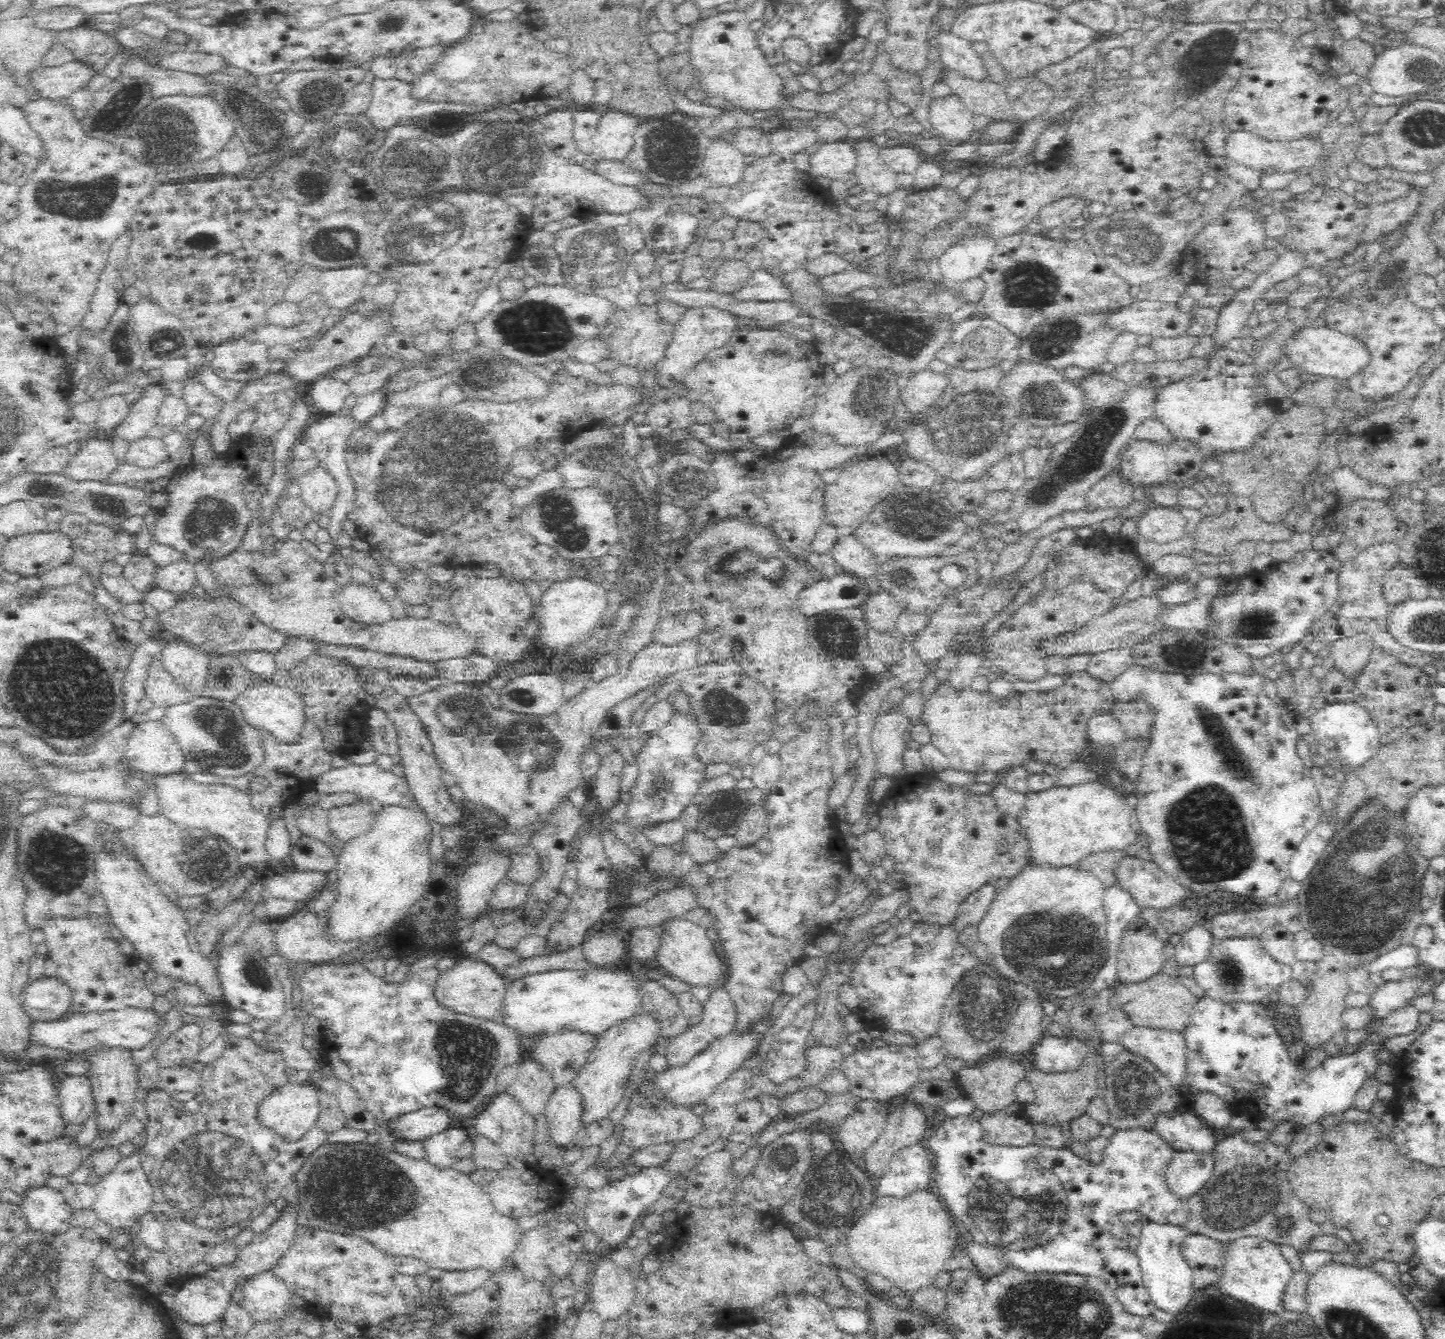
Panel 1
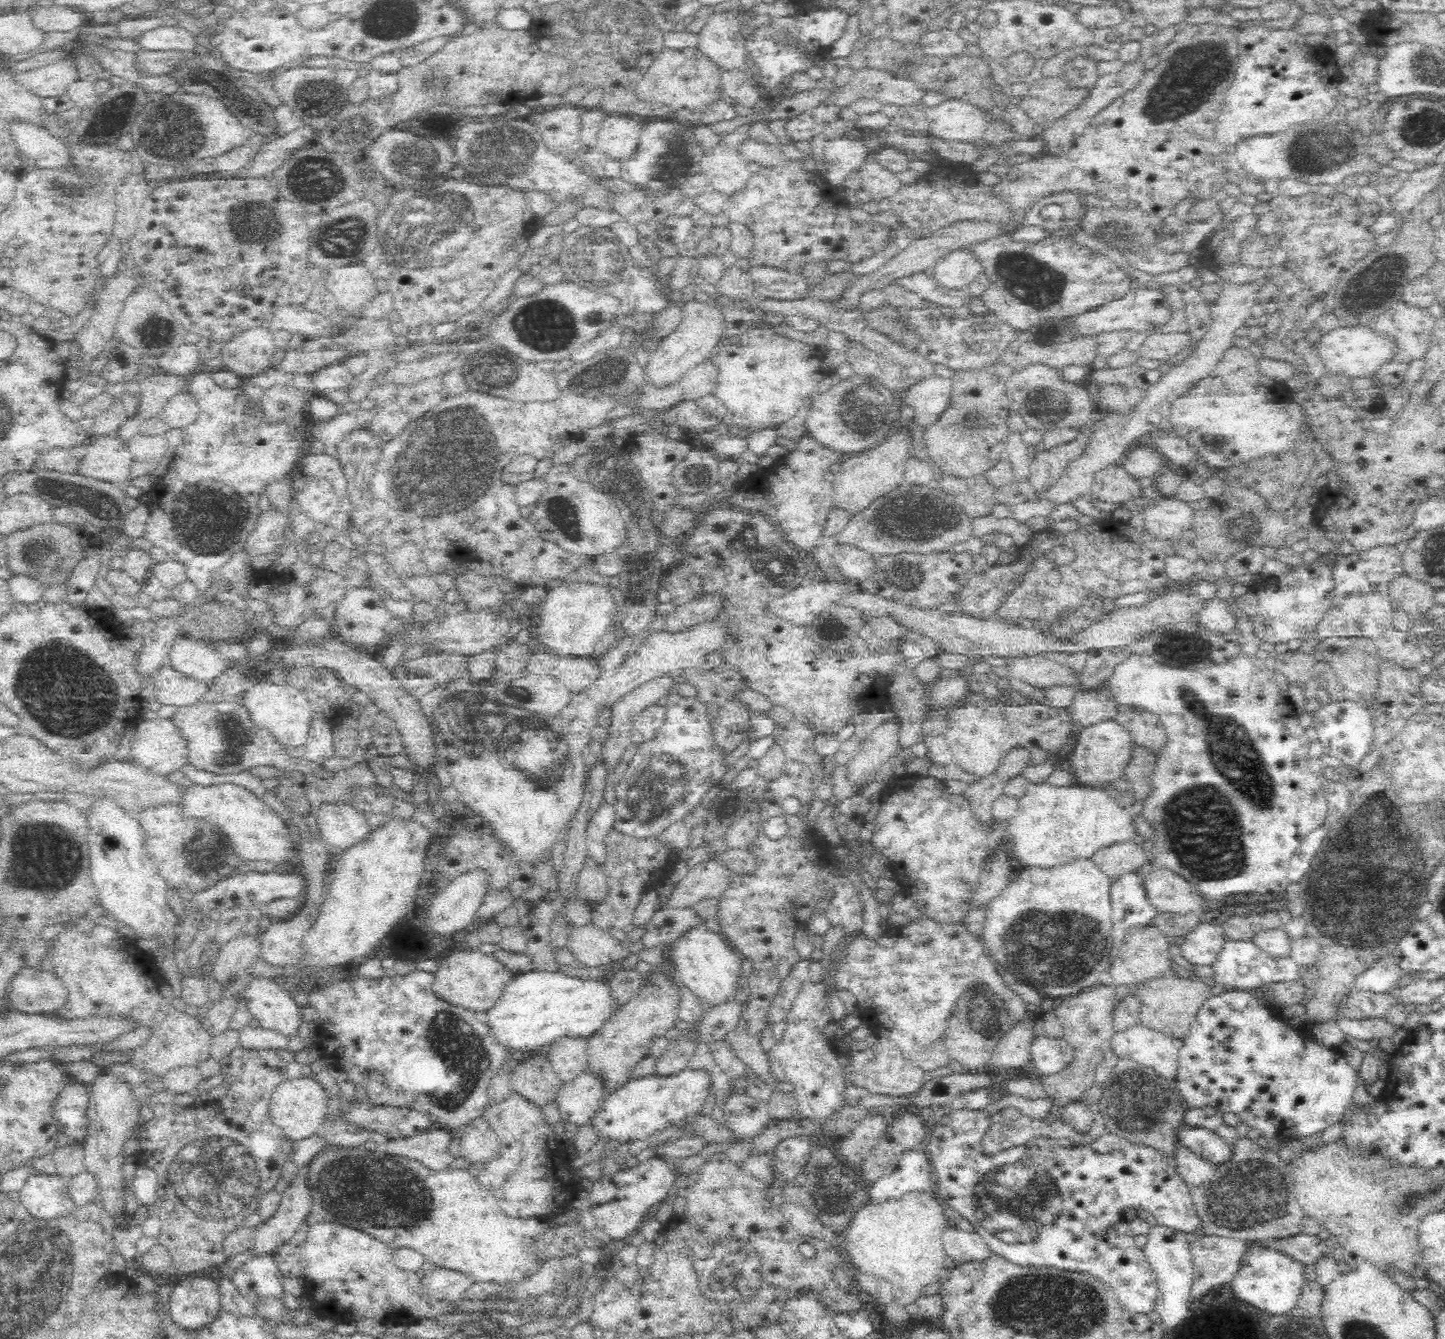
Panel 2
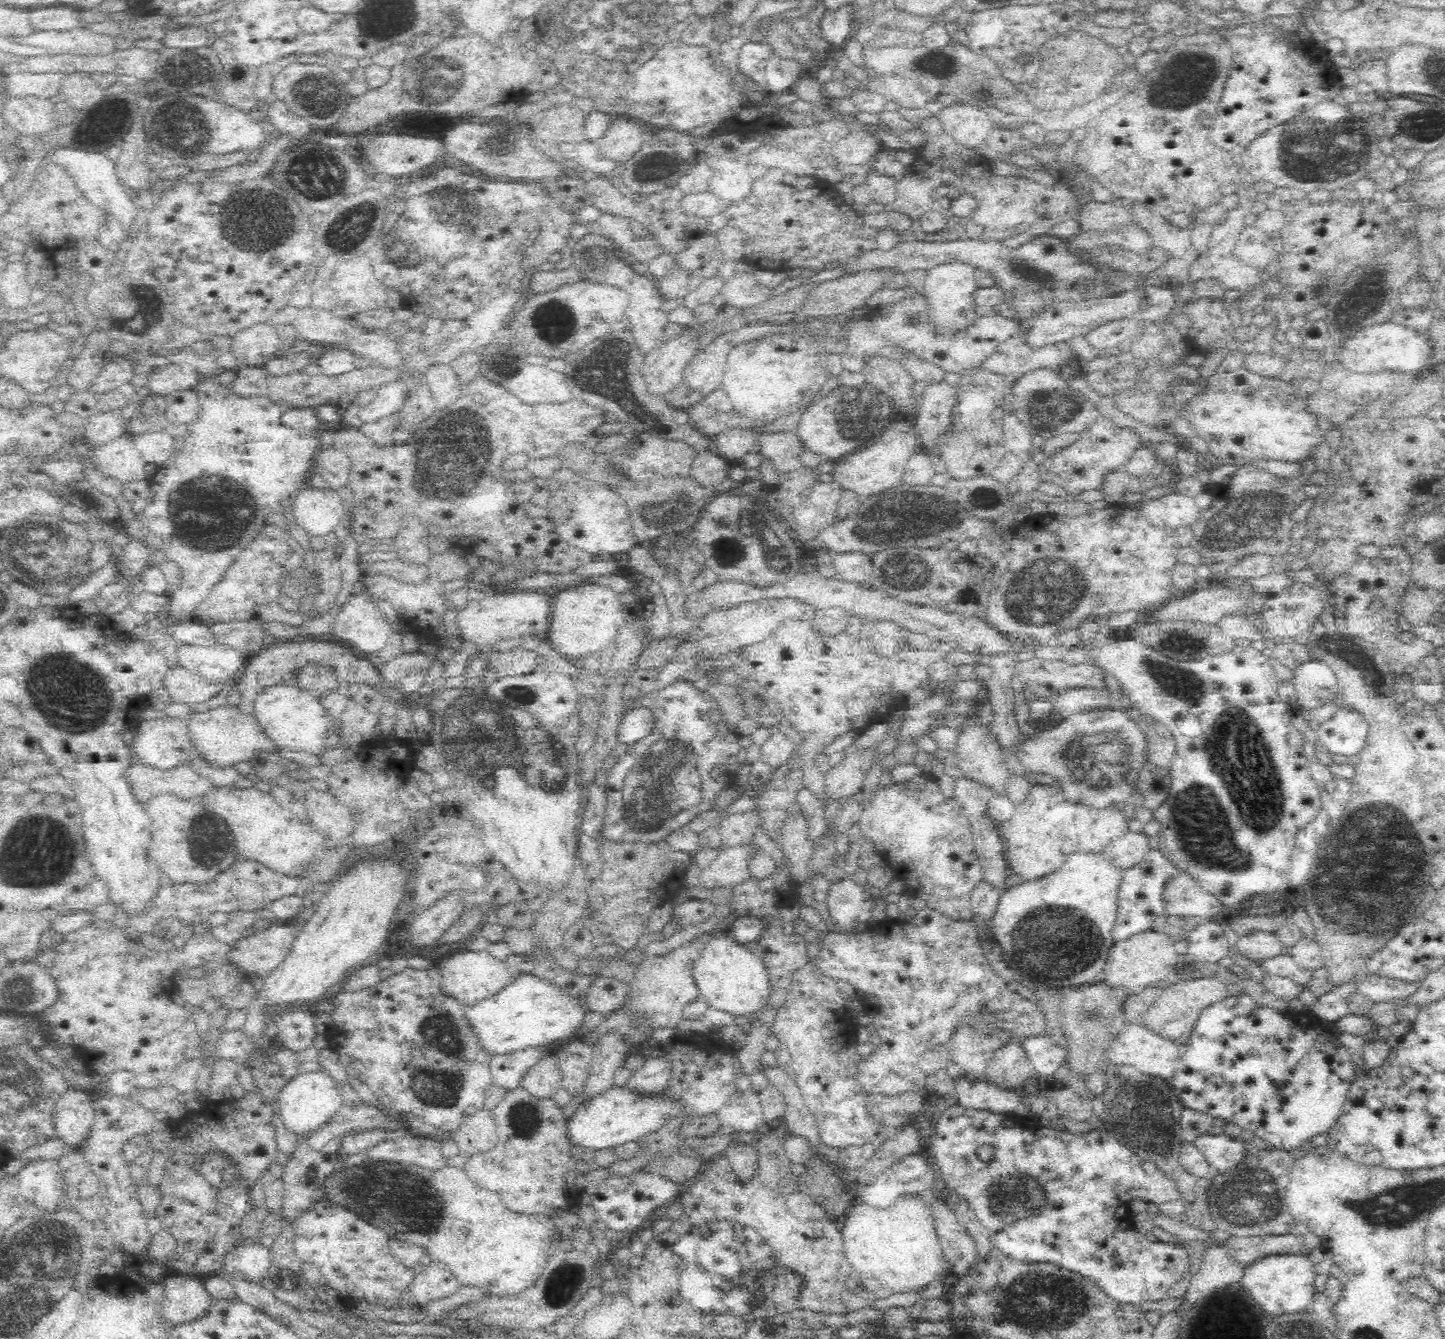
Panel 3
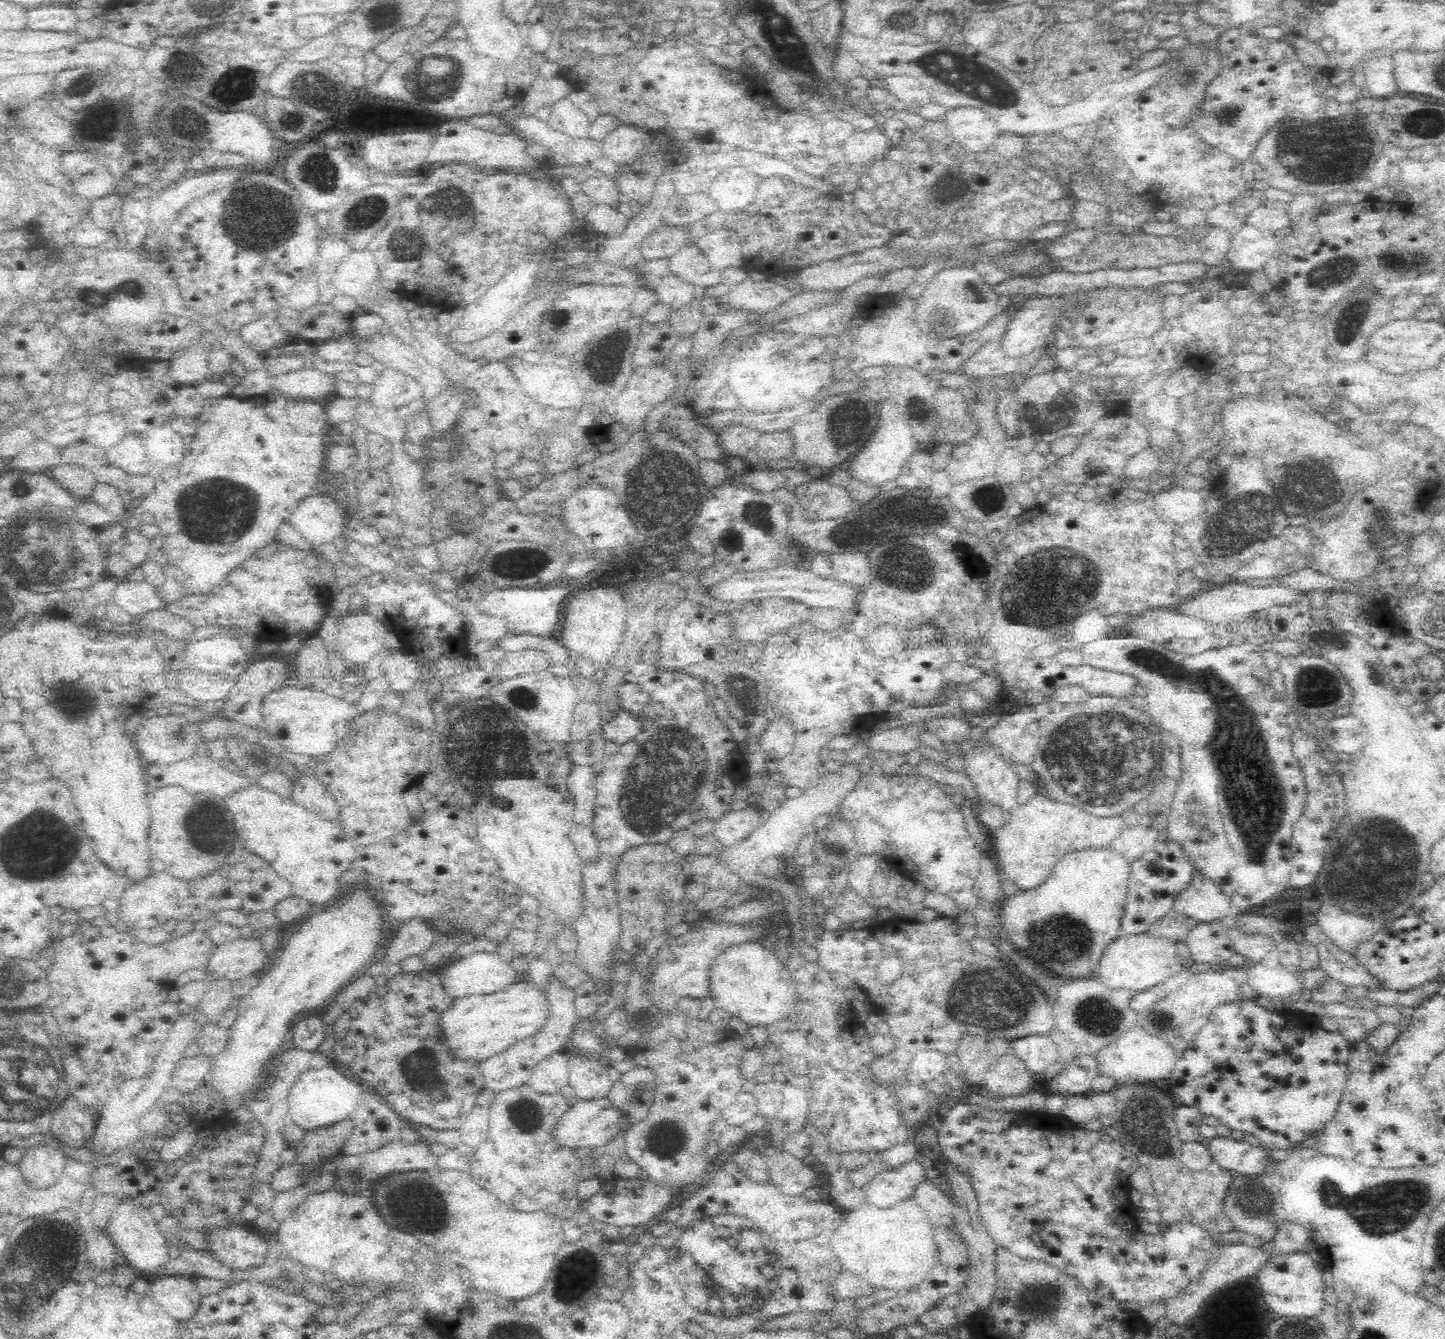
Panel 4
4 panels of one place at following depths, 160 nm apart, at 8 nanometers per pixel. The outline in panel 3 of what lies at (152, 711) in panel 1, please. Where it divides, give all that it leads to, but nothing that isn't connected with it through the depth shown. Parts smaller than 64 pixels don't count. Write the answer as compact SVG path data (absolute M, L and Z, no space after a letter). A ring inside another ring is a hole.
M172 668L168 672L165 682L166 688L170 688L170 694L176 702L186 702L186 704L196 704L196 702L206 702L212 696L216 696L218 690L216 686L208 686L208 682L194 672L188 672L184 668Z

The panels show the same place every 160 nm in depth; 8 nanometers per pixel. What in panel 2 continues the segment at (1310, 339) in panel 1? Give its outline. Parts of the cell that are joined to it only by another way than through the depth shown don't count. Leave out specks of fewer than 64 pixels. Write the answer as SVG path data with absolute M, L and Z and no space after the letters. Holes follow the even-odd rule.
M1353 322L1350 326L1335 328L1320 340L1317 350L1321 361L1330 372L1346 372L1352 378L1364 380L1396 356L1396 340L1393 334L1382 334L1367 324L1360 324L1361 322Z

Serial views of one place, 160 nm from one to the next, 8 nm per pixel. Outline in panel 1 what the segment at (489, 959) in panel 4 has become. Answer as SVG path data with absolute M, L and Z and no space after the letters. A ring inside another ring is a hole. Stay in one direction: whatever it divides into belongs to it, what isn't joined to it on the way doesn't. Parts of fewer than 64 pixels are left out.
M475 957L456 960L454 966L441 972L435 983L435 997L446 1008L476 1018L493 1019L505 997L509 980L489 962Z

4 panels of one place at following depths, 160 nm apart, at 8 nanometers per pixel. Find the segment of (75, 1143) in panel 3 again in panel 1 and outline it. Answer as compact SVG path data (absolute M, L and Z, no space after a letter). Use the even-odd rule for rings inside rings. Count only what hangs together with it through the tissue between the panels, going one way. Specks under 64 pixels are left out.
M84 1075L59 1078L58 1100L60 1116L65 1125L83 1125L94 1106L89 1078Z

